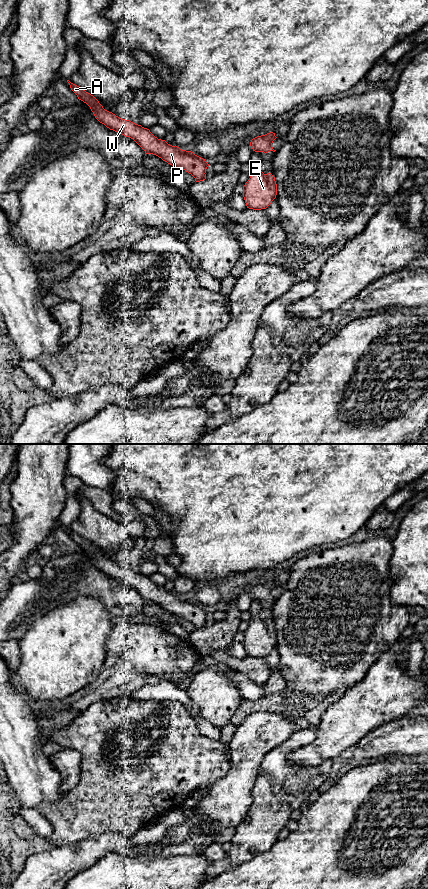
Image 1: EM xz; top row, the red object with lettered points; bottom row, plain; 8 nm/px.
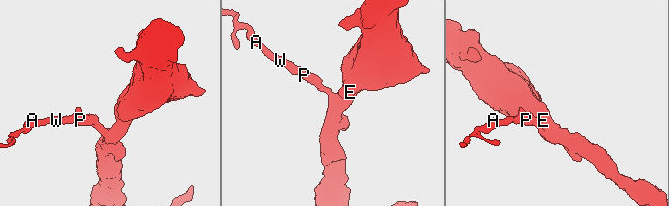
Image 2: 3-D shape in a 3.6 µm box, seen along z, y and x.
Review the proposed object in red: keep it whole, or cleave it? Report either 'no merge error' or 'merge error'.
no merge error

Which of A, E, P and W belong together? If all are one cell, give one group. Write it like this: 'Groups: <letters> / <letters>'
Groups: A E P W

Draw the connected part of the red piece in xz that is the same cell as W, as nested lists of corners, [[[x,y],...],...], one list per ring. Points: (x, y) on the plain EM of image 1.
[[[69,528],[67,530],[78,547],[86,551],[95,566],[107,576],[133,587],[146,602],[156,603],[168,612],[185,618],[195,626],[196,630],[206,627],[205,621],[209,612],[205,607],[195,603],[191,599],[182,598],[176,593],[172,594],[165,588],[158,587],[149,577],[141,573],[119,566],[112,560],[105,558],[93,543],[71,531]]]

